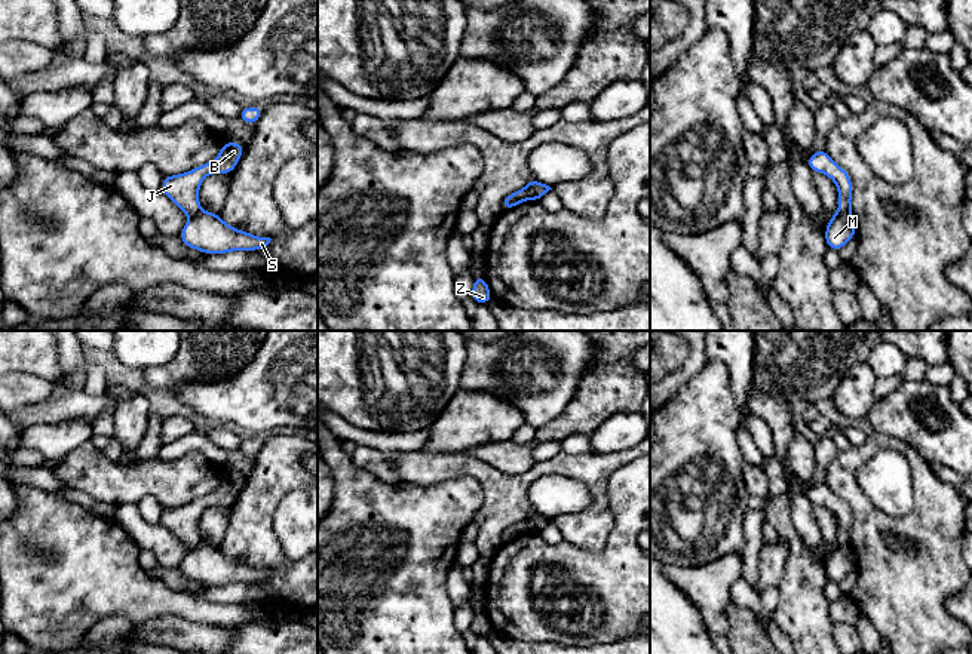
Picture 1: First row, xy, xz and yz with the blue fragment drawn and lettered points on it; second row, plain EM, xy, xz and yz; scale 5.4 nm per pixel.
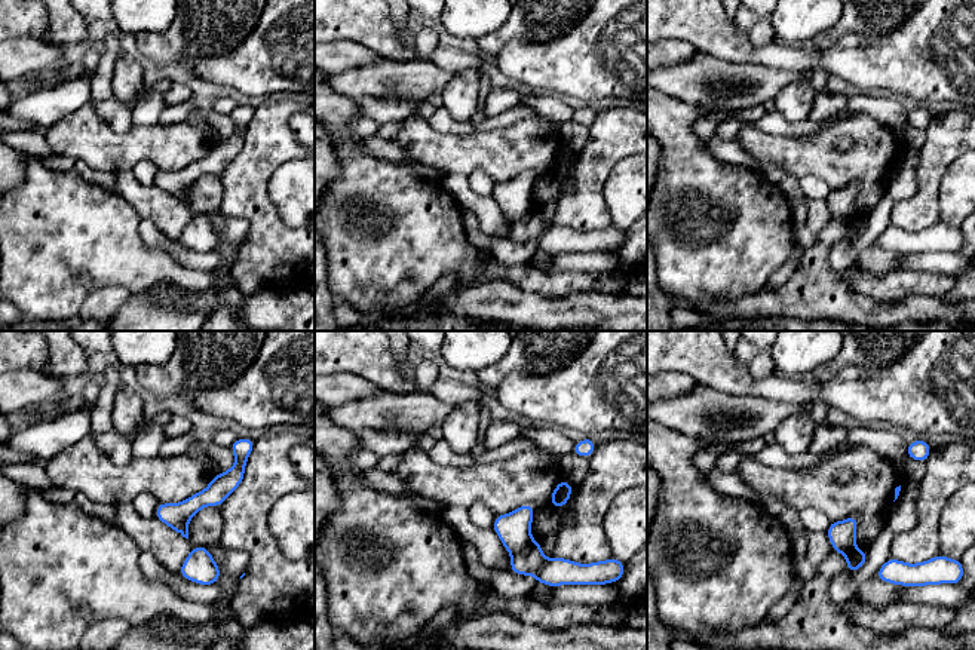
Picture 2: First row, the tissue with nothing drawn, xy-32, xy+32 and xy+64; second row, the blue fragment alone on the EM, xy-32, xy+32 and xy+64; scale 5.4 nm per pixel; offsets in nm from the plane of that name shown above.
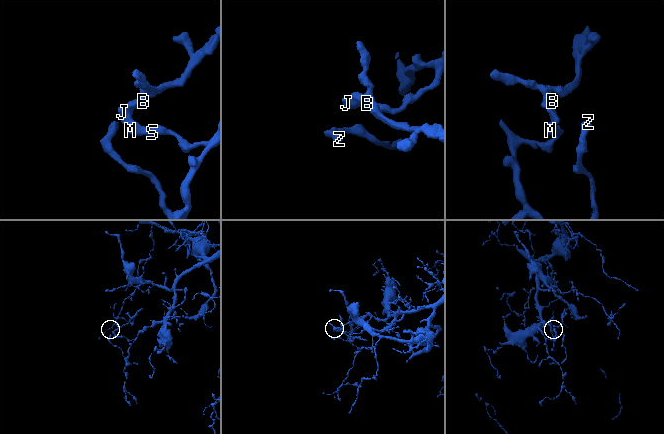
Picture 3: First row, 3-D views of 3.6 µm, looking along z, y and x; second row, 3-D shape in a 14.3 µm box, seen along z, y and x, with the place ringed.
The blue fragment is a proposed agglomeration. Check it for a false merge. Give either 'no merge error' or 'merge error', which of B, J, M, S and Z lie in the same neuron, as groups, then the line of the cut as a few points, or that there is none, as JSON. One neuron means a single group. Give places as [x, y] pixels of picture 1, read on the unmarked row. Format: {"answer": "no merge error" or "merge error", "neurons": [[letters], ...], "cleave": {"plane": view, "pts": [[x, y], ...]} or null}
{"answer": "merge error", "neurons": [["B", "J"], ["M", "S", "Z"]], "cleave": {"plane": "xz", "pts": [[524, 519], [529, 531]]}}

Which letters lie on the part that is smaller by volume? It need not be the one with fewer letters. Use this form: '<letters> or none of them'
B, J

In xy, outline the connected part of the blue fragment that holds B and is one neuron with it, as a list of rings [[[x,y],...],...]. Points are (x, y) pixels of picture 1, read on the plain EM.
[[[226,473],[215,492],[184,506],[163,509],[160,522],[191,550],[202,543],[199,535],[202,513],[209,506],[229,507],[233,504],[243,483],[245,479],[242,476]]]

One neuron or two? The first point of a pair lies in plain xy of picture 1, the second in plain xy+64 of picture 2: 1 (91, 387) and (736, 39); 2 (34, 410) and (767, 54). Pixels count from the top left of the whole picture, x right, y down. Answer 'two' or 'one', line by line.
1: two
2: two

